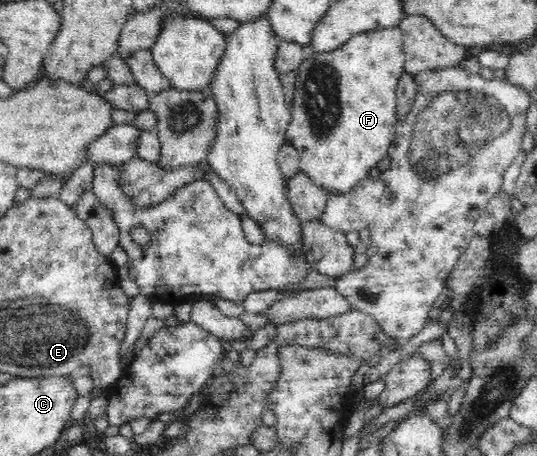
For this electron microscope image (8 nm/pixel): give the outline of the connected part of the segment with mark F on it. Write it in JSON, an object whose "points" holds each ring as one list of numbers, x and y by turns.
{"points":[[398,27,381,29,375,31,363,31,353,35,347,43,333,51,323,52,319,59,307,59,303,65,297,69,295,81,294,98,290,104,291,121,286,131,286,141,297,149,300,156,300,169,305,173,318,187,325,191,345,194,352,191,356,186,363,184,366,180,371,179,370,171,377,168,378,163,388,157,388,149,391,147,395,136,395,127,397,127,397,86,401,79,402,73,405,72,405,56,402,44,402,31]]}

